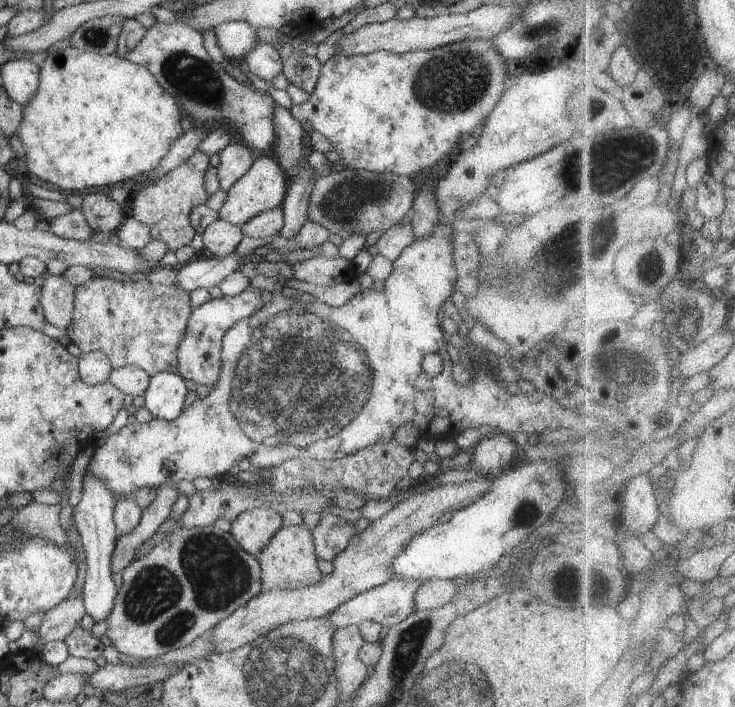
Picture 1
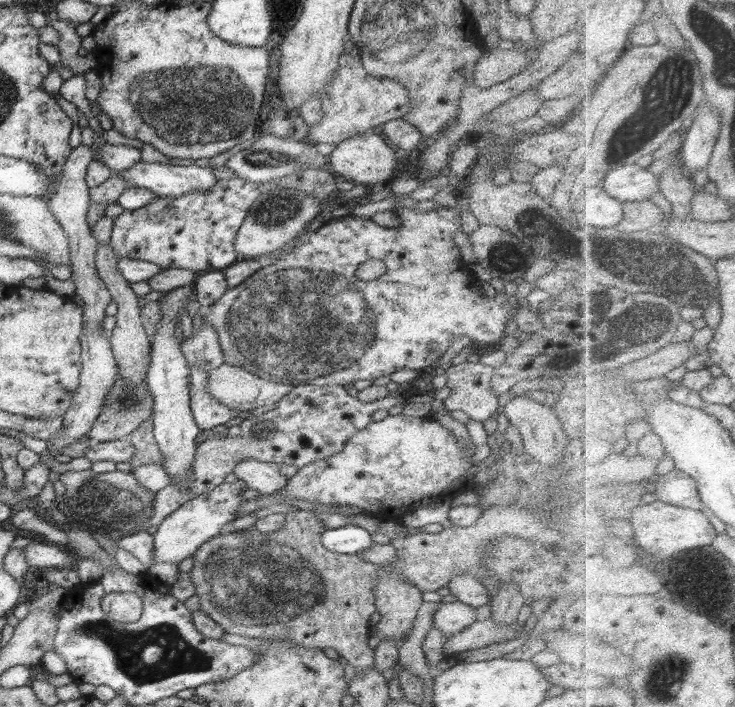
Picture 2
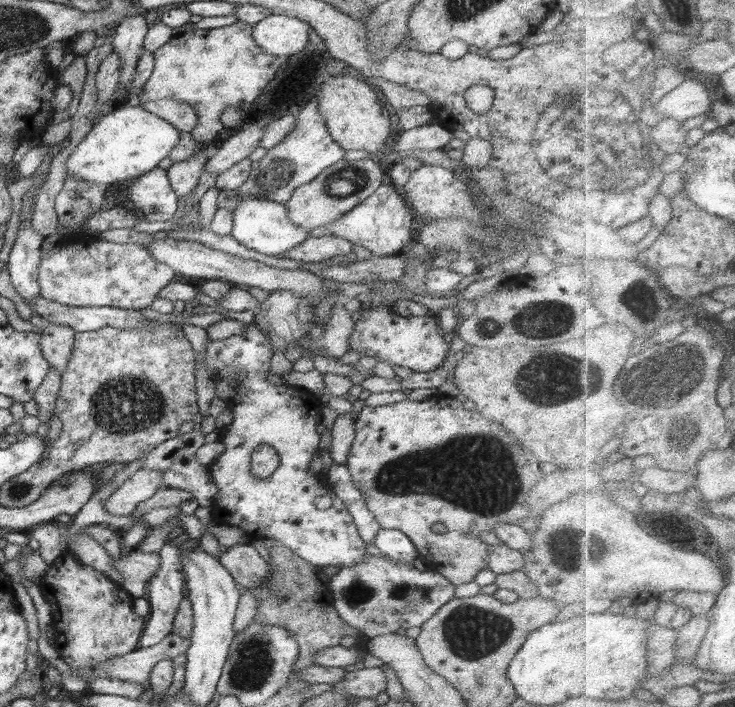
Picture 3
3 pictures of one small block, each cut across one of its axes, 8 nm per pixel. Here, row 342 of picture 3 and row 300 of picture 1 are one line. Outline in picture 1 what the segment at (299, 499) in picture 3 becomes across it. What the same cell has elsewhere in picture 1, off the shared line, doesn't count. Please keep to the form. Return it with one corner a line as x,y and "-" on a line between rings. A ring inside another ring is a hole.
248,287
236,296
224,295
210,299
208,302
191,310
187,329
179,344
177,352
177,373
184,380
192,380
195,384
213,387
219,379
221,369
221,346
226,331
240,319
254,314
272,300
274,293
255,287

